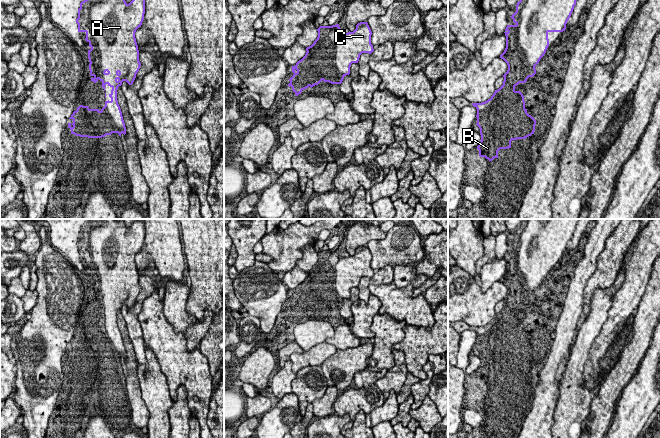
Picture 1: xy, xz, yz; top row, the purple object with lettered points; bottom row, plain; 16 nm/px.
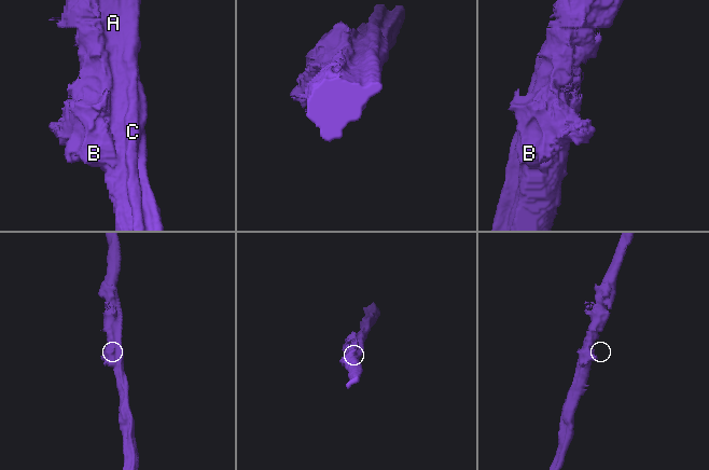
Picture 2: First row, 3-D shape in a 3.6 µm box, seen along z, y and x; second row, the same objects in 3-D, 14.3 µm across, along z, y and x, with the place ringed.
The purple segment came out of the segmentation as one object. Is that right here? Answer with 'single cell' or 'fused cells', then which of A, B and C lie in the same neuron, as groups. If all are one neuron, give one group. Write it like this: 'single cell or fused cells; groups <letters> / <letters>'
single cell; groups A B C

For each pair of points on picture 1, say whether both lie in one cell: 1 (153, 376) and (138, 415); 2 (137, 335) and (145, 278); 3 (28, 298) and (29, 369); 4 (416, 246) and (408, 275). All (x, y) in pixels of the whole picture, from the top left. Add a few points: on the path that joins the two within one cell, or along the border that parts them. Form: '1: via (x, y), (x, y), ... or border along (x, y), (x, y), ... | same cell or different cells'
1: border along (138, 377), (141, 398), (148, 412), (148, 423) | different cells
2: via (134, 321), (134, 312), (145, 292) | same cell
3: border along (37, 296), (37, 302), (29, 311) | different cells
4: border along (406, 263), (394, 266) | different cells

